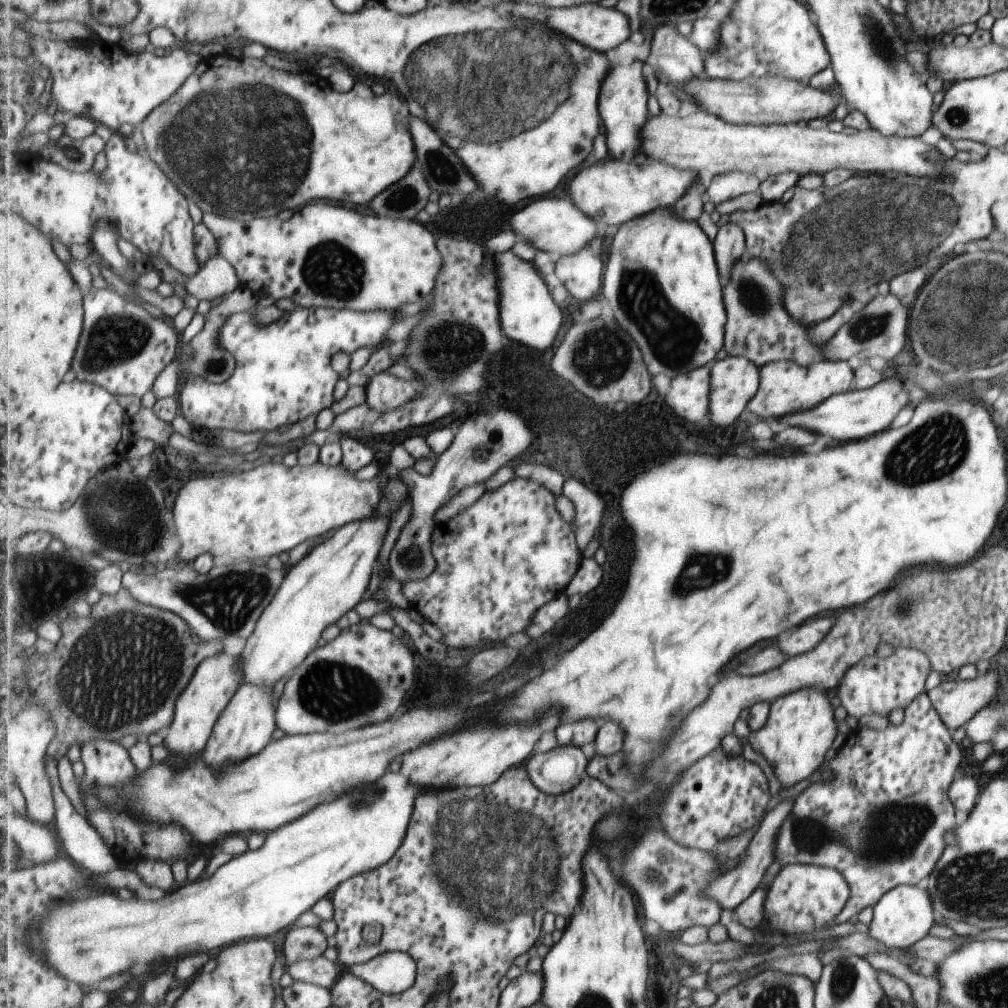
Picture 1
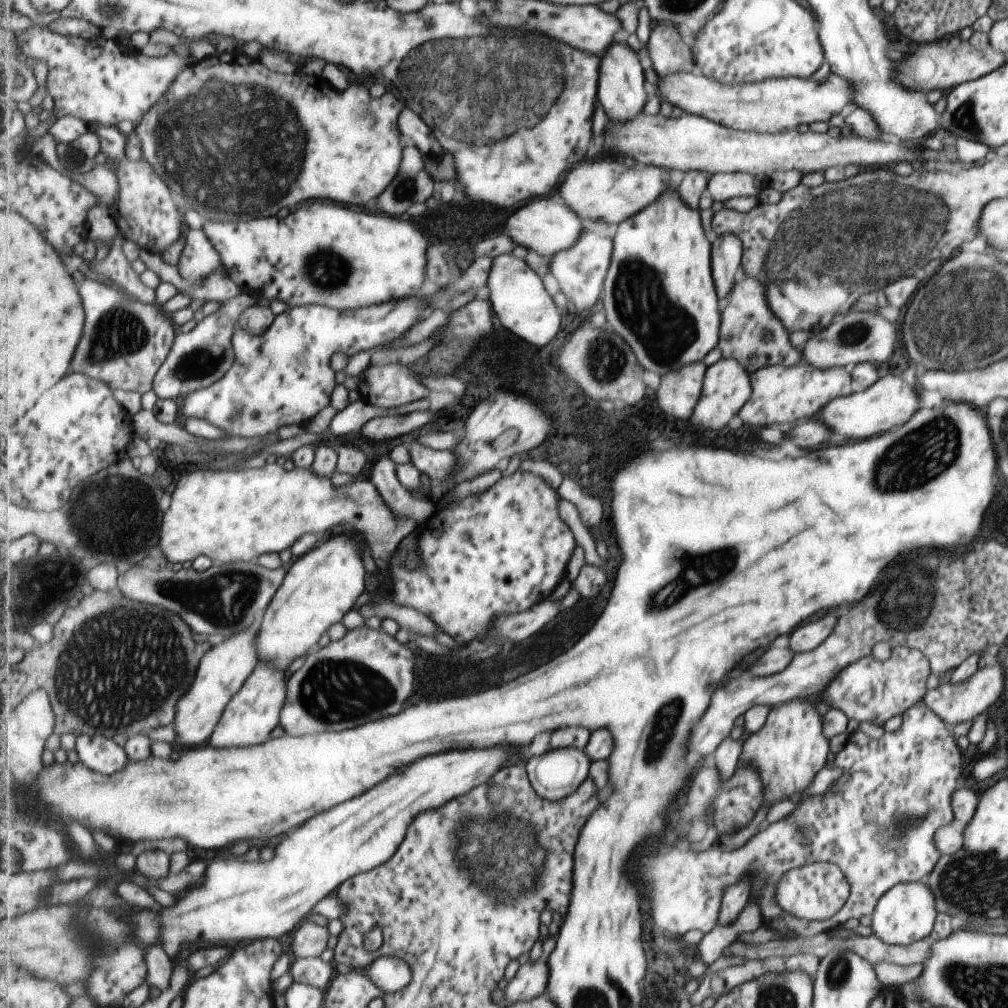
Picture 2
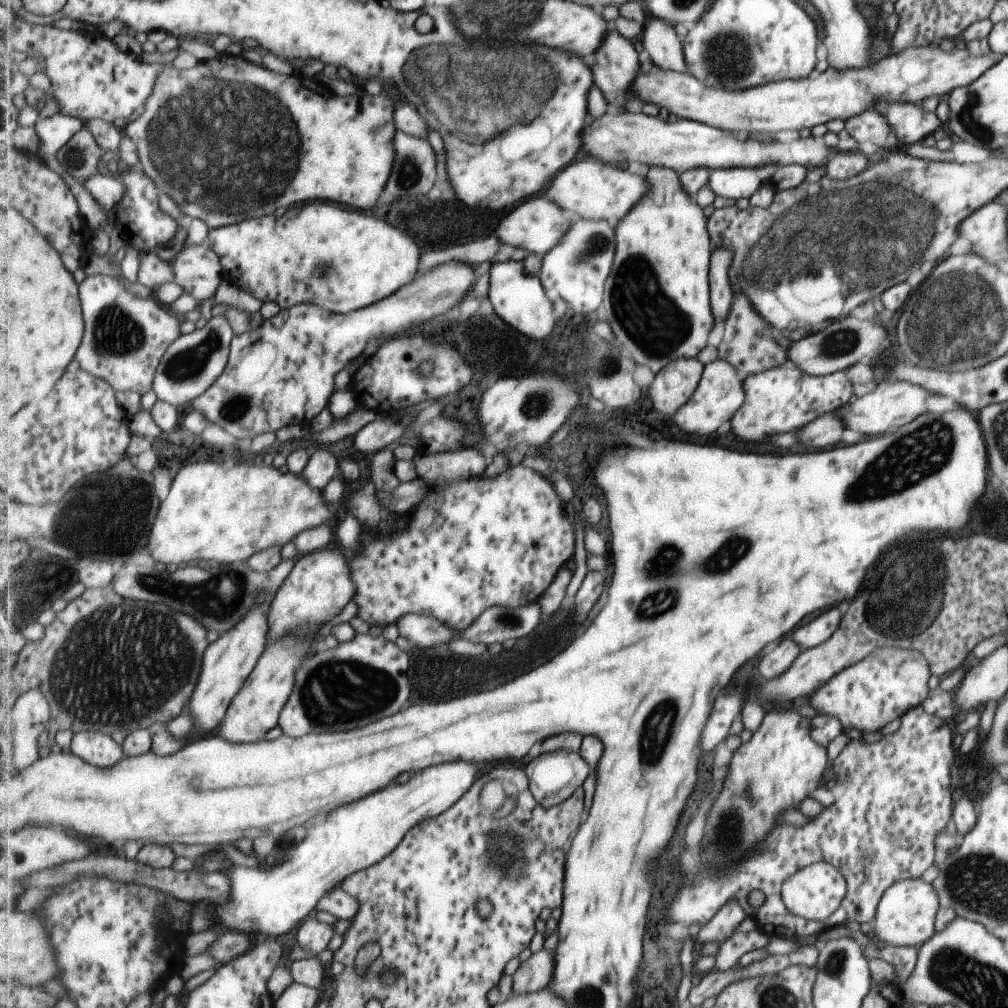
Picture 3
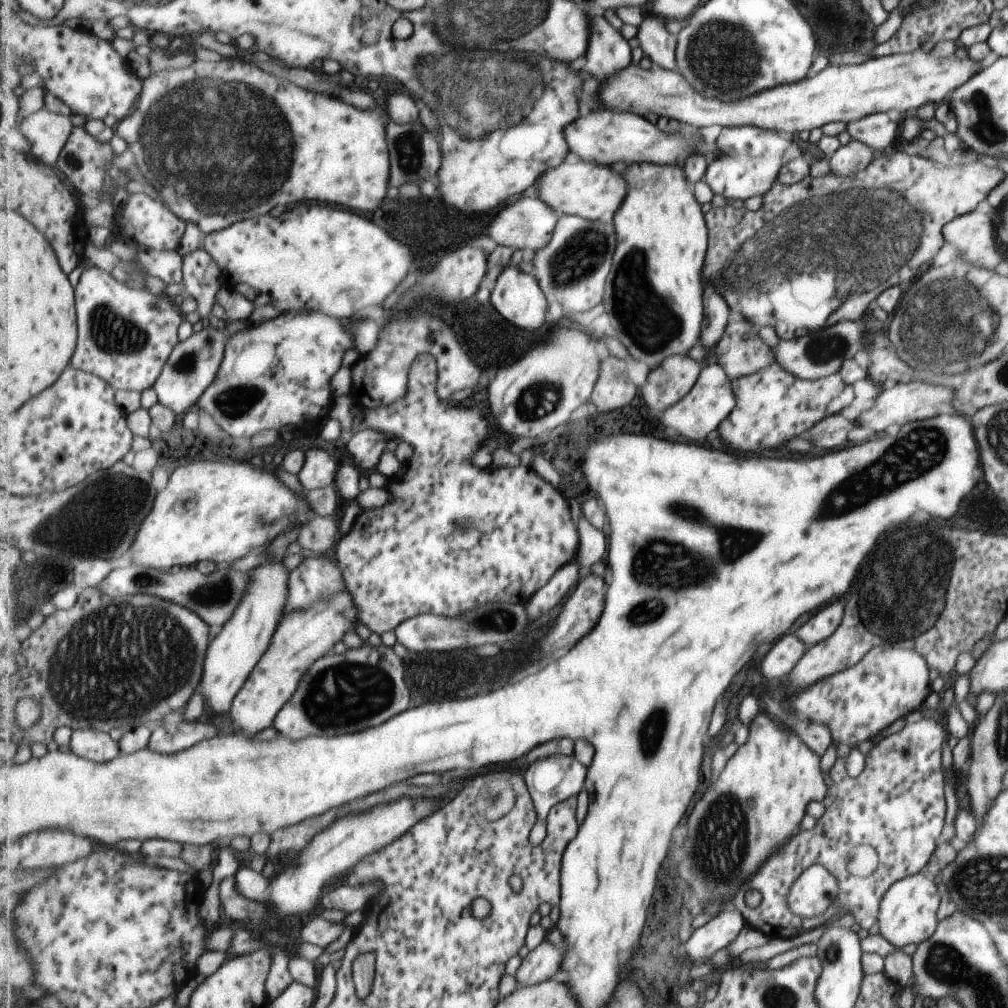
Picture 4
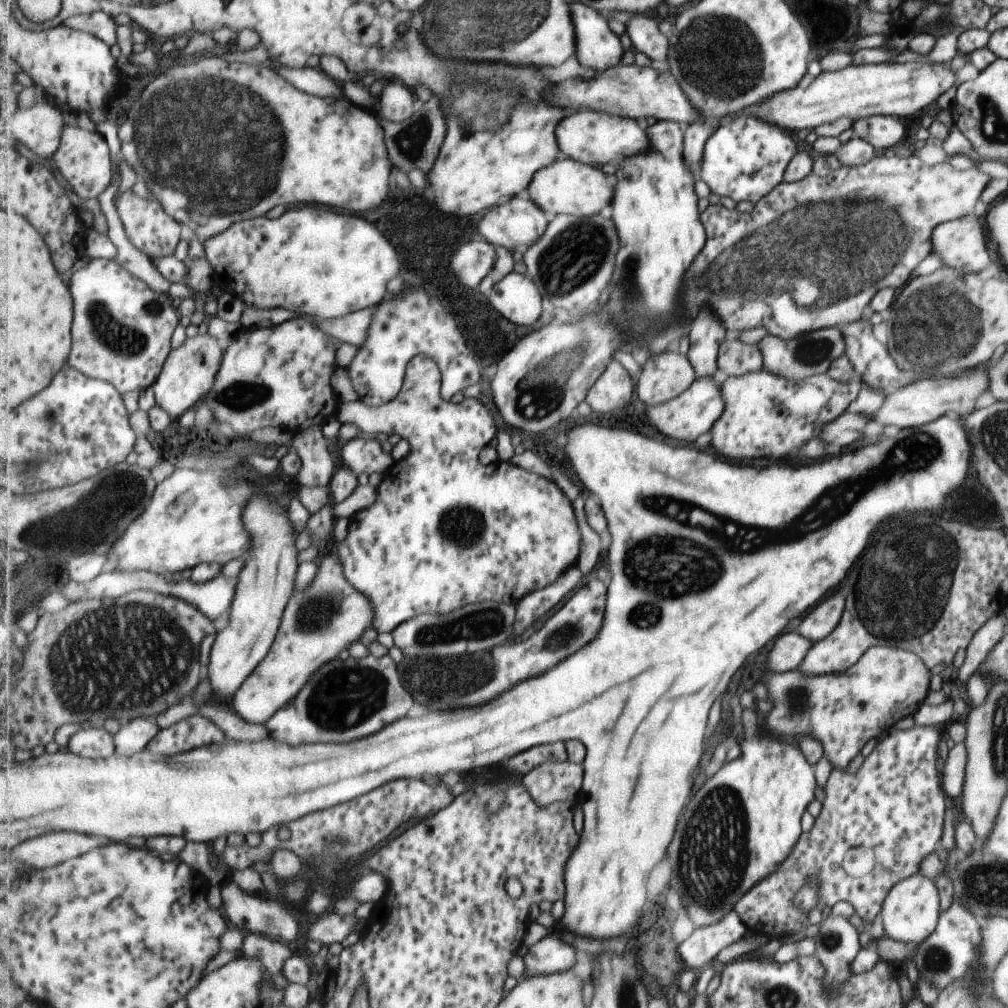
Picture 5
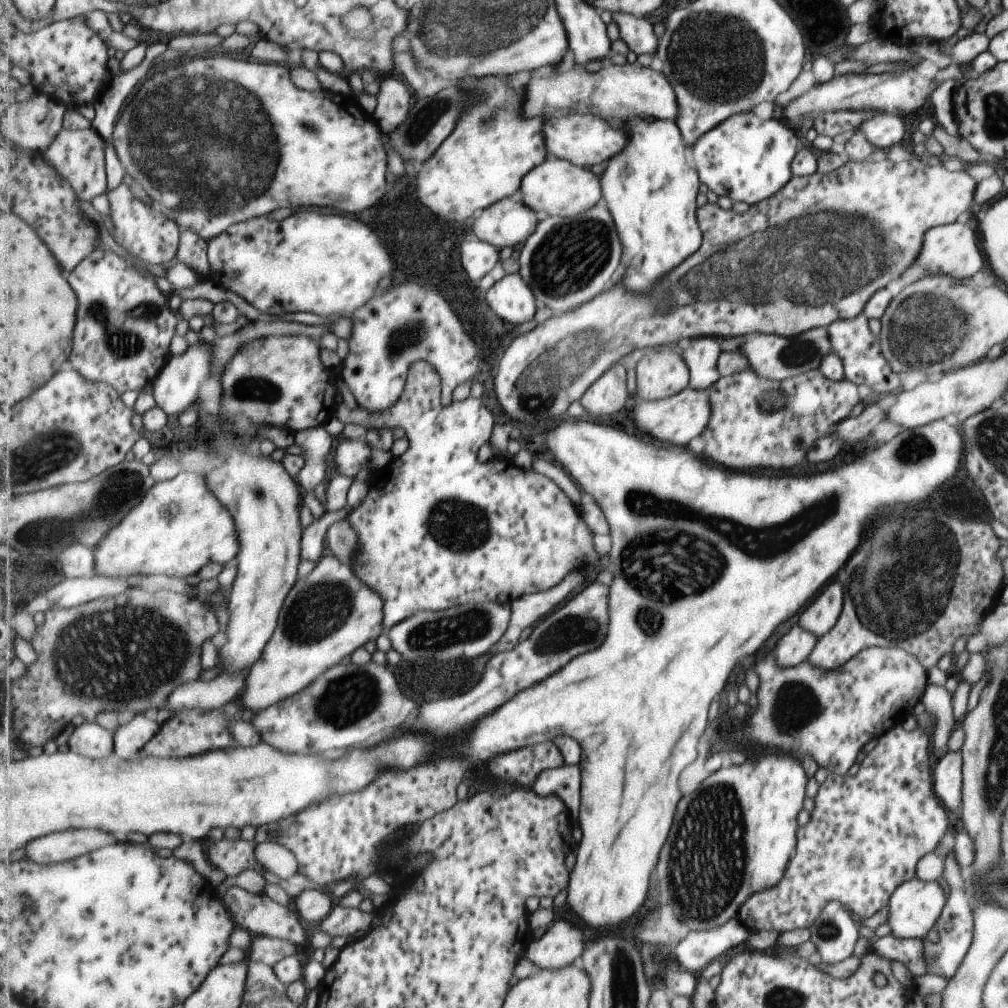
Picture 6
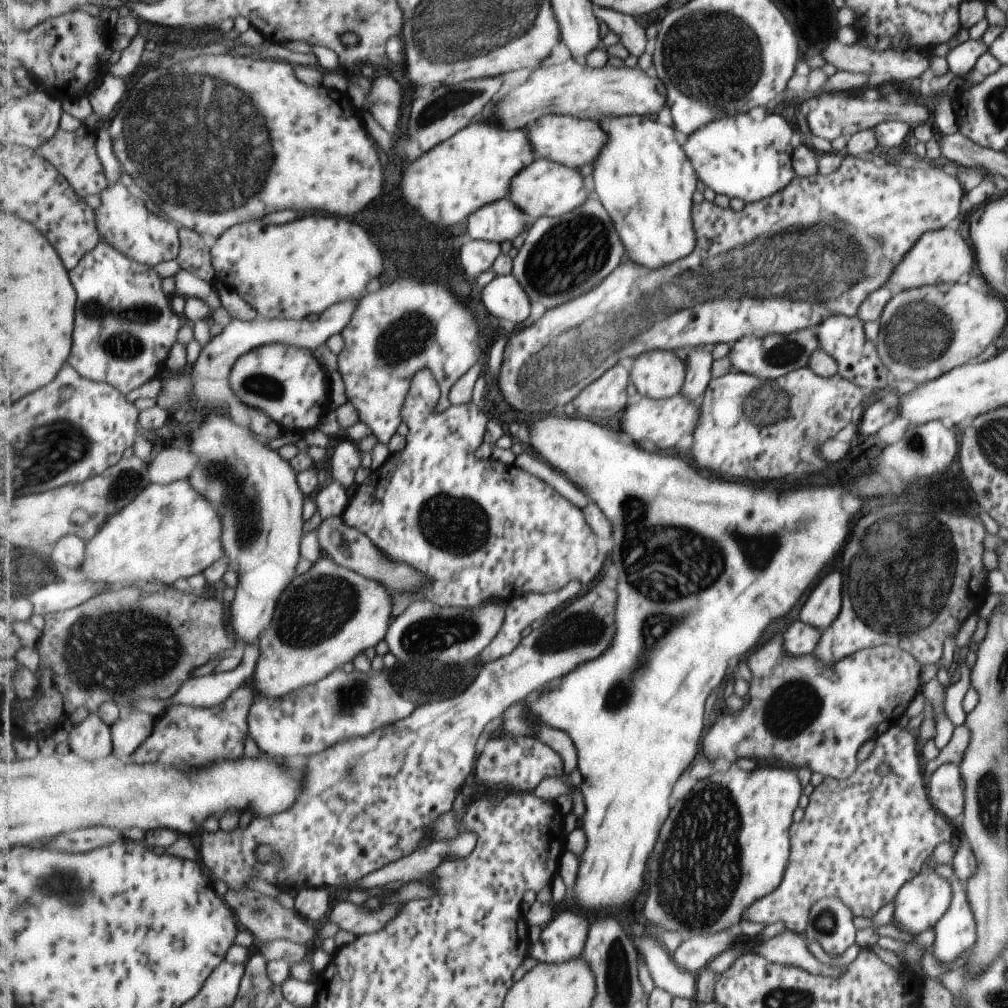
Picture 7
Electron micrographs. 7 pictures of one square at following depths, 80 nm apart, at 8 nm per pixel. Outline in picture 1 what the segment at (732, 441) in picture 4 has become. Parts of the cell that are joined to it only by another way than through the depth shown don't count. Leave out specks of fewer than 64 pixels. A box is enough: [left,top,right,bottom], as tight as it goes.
[746,361,856,419]

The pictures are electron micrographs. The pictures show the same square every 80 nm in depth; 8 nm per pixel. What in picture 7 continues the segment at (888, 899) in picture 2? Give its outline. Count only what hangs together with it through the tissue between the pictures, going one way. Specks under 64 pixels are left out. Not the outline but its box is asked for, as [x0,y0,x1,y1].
[892,871,953,937]

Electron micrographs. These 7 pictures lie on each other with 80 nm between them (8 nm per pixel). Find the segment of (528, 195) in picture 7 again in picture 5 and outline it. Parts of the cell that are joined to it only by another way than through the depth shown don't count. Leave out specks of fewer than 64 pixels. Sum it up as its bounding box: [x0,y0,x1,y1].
[528,152,615,217]

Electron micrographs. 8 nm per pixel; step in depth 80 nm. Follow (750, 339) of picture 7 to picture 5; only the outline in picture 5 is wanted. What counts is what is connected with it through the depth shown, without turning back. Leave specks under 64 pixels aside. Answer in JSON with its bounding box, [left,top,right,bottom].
[758,325,845,380]

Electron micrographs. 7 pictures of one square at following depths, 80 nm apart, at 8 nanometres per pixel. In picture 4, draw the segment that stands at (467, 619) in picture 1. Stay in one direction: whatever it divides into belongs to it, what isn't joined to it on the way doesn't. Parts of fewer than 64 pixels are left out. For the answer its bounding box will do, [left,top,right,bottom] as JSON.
[337,354,580,636]

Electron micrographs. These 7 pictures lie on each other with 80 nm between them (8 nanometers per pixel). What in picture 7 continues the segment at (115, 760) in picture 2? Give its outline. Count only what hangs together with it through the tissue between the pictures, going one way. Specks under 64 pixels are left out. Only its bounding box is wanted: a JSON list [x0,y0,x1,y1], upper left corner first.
[67,713,114,760]

